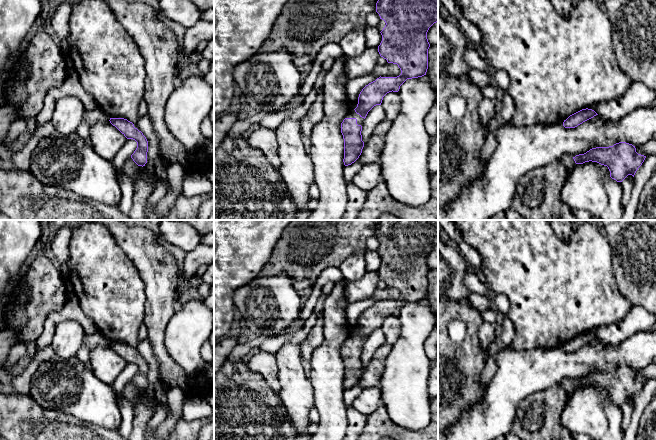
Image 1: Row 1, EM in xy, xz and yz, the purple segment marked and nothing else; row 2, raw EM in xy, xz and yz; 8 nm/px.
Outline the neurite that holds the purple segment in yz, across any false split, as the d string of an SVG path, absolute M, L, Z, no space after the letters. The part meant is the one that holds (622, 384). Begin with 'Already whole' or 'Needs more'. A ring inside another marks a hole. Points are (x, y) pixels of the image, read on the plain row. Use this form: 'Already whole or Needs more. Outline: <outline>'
Already whole. Outline: M626 366L592 372L584 378L573 381L576 388L592 385L607 390L610 401L617 406L622 406L628 399L634 401L645 382L646 380L636 376L635 370Z

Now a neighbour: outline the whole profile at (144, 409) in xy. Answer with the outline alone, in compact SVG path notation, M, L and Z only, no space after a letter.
M148 337L139 343L136 350L148 365L147 387L143 390L144 396L134 406L133 424L127 440L147 440L145 437L147 424L157 407L153 404L153 399L155 398L155 384L160 379L159 364Z

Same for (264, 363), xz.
M260 351L253 357L248 358L247 366L252 372L263 376L274 393L278 394L280 392L278 366L274 353Z

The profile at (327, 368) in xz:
M345 280L336 282L325 300L322 312L324 343L313 351L310 360L314 407L320 414L320 420L309 440L343 440L348 426L341 357L341 347L351 336L346 316L349 302L346 300L345 286Z

